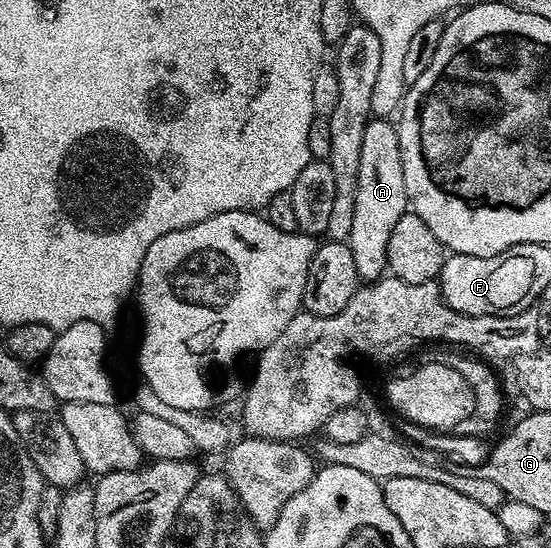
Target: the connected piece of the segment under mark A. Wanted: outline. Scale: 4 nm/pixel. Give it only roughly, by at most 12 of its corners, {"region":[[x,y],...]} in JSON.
{"region":[[362,132],[348,247],[365,283],[385,277],[394,224],[409,213],[400,137]]}

